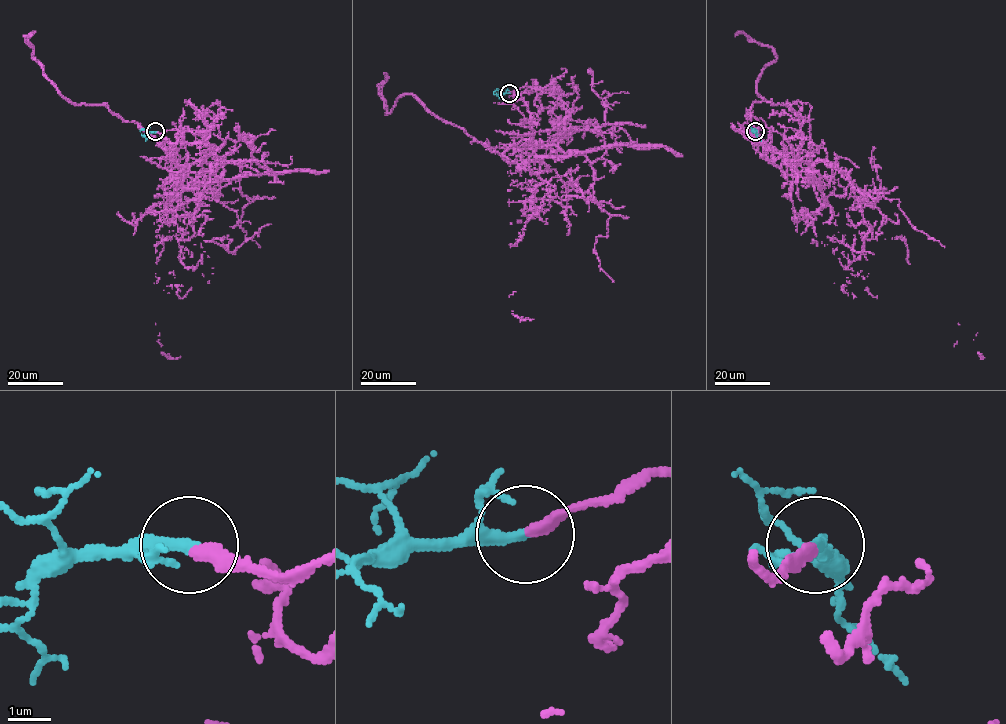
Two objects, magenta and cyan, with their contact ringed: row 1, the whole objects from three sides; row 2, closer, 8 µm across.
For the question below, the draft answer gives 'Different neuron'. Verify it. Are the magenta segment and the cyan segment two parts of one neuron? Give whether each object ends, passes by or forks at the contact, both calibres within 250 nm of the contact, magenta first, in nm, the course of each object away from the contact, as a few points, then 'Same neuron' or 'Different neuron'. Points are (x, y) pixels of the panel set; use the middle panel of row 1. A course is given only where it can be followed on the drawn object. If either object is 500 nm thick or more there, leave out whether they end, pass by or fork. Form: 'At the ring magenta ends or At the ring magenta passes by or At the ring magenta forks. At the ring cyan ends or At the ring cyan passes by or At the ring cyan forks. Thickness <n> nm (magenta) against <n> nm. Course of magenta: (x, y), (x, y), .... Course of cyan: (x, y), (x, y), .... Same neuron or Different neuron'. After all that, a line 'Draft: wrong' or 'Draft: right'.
At the ring magenta ends. At the ring cyan ends. Thickness 300 nm (magenta) against 300 nm. Course of magenta: (509, 92), (566, 111), (535, 153), (573, 188), (510, 245), (534, 319). Course of cyan: (509, 92), (497, 90), (493, 94). Same neuron
Draft: wrong

